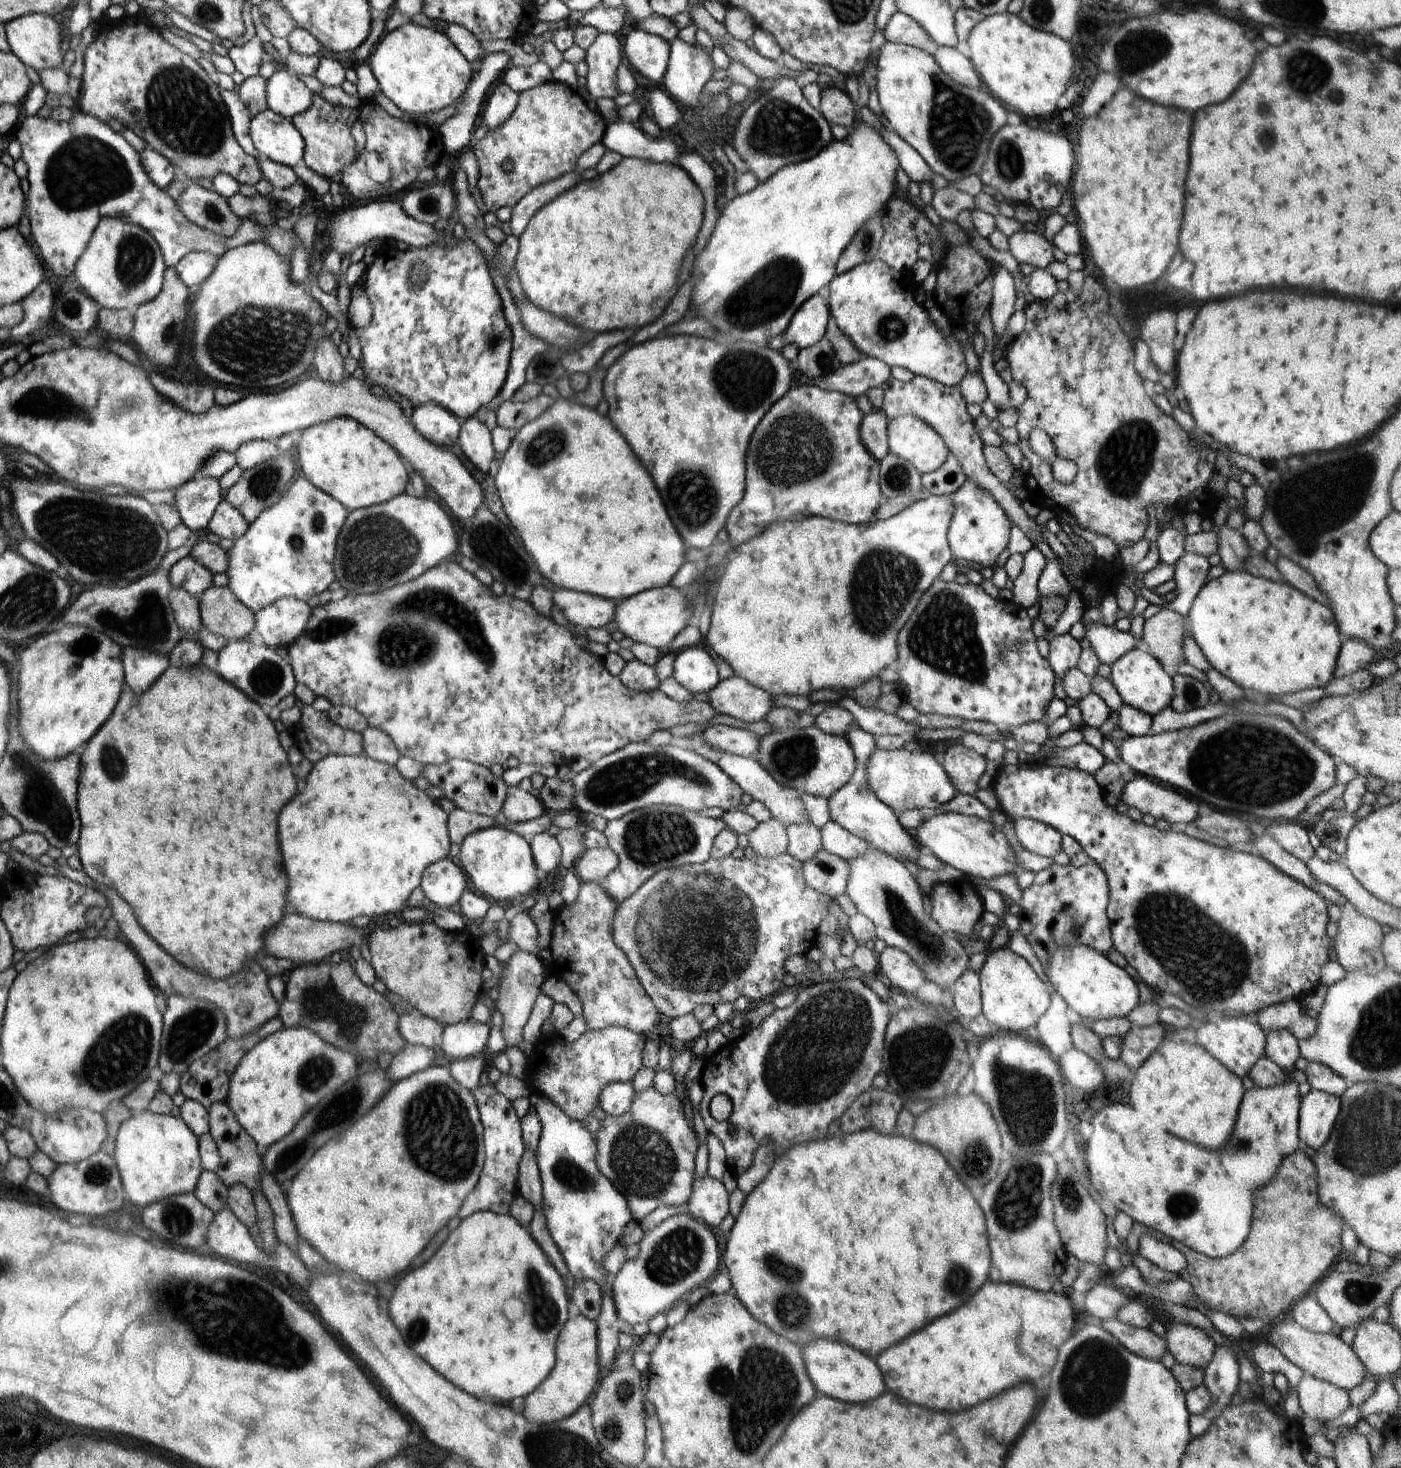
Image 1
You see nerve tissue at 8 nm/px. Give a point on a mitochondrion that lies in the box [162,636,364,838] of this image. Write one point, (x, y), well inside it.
(267, 678)

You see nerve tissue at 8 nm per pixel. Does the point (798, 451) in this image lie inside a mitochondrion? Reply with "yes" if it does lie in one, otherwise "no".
yes

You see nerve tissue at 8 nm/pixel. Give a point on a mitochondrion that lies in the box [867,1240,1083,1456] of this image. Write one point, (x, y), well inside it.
(958, 1279)

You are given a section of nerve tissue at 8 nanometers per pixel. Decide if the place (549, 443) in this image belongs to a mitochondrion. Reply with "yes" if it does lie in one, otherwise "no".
yes

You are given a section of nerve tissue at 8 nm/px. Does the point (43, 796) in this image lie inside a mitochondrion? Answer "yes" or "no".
yes

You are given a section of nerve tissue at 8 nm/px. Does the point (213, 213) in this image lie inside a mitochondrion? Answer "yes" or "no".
yes

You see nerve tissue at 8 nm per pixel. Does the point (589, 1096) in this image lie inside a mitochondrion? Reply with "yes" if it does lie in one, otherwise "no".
no

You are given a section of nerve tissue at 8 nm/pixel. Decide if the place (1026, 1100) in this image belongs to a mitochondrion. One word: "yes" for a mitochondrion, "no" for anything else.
yes

